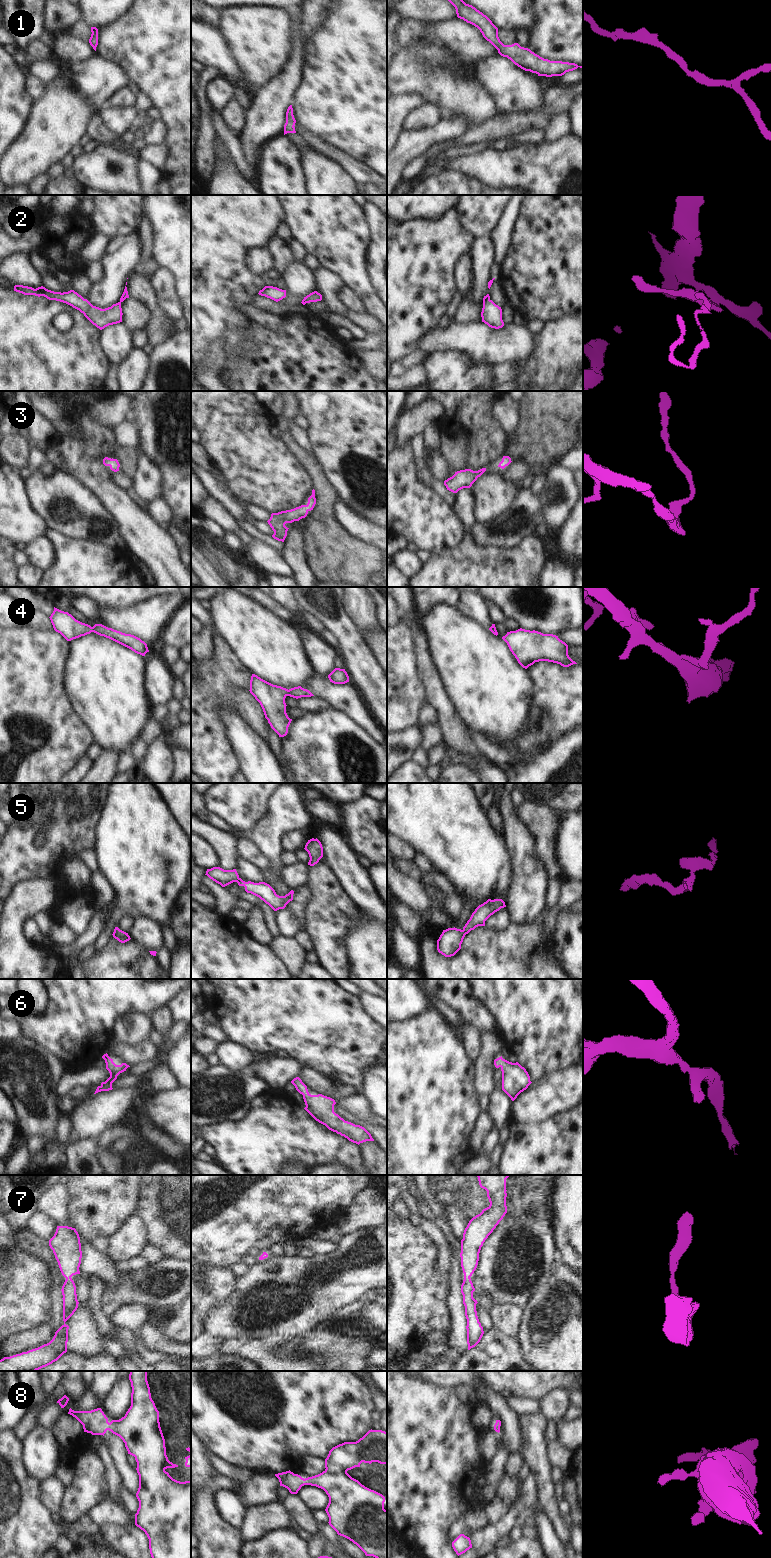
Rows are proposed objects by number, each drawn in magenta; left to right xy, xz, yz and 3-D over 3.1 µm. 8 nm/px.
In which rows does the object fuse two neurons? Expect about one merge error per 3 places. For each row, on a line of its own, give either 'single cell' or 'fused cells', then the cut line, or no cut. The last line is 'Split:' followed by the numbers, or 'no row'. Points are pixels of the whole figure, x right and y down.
1: single cell | no cut
2: single cell | no cut
3: single cell | no cut
4: single cell | no cut
5: single cell | no cut
6: single cell | no cut
7: single cell | no cut
8: single cell | no cut
Split: no row

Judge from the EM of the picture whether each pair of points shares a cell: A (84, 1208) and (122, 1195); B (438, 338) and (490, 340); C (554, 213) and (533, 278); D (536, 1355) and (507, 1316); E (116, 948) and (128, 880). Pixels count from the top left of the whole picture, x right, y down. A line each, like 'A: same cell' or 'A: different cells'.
A: same cell
B: same cell
C: same cell
D: different cells
E: different cells

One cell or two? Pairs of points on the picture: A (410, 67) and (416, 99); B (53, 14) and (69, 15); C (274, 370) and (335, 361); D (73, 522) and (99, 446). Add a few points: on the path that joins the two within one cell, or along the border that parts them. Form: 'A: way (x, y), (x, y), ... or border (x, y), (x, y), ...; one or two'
A: border (397, 94), (418, 93), (428, 102); two
B: way (57, 12), (65, 14); one
C: way (289, 366), (297, 361), (320, 361); one
D: border (66, 473), (69, 473), (83, 484), (101, 504); two

